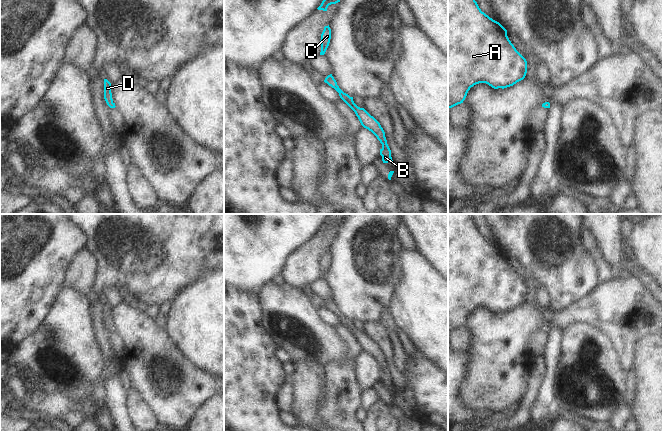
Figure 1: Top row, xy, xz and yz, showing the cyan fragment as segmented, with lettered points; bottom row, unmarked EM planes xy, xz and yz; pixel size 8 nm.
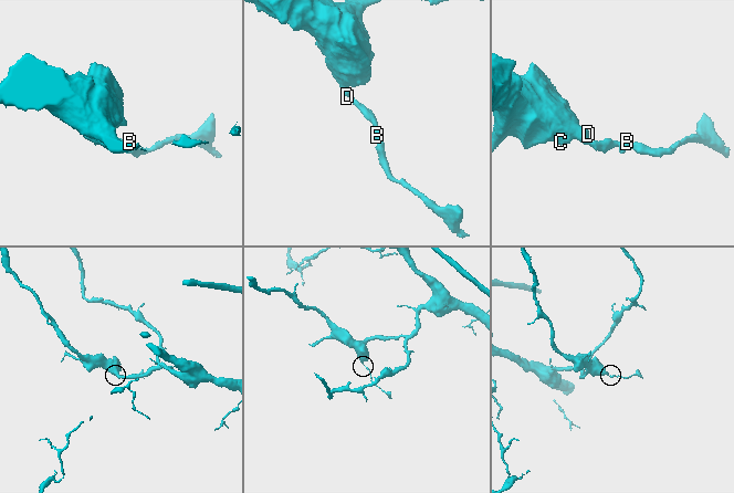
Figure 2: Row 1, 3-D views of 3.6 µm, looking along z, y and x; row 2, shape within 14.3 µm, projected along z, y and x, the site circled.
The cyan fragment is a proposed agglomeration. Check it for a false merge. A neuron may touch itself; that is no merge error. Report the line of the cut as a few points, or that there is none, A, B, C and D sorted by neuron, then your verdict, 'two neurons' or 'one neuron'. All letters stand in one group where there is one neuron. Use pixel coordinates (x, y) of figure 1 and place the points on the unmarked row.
no cut; A B C D; one neuron

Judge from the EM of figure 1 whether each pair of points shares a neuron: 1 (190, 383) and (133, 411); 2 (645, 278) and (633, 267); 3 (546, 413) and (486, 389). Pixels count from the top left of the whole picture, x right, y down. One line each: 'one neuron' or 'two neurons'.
1: two neurons
2: one neuron
3: two neurons

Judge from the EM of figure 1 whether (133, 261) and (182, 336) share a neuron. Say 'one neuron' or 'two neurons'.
two neurons

